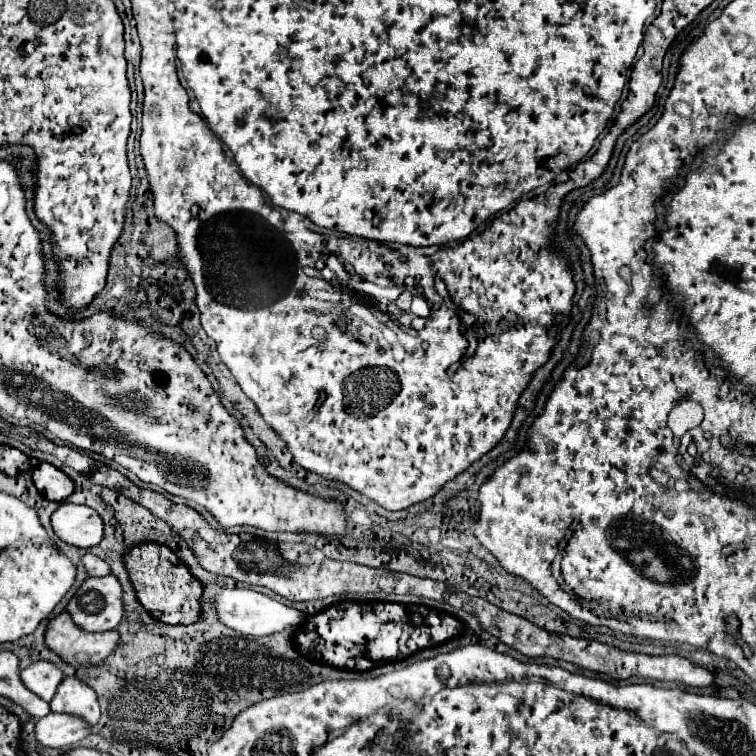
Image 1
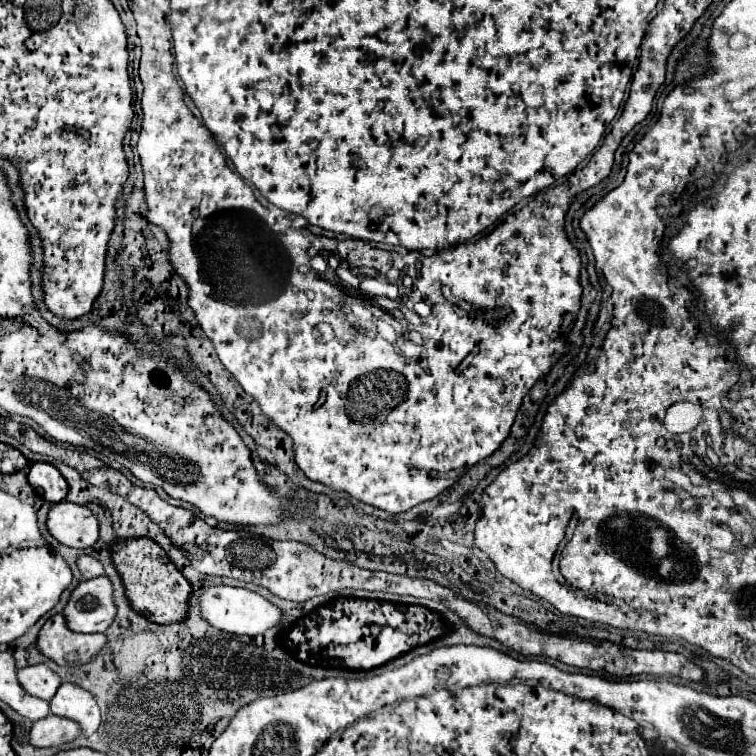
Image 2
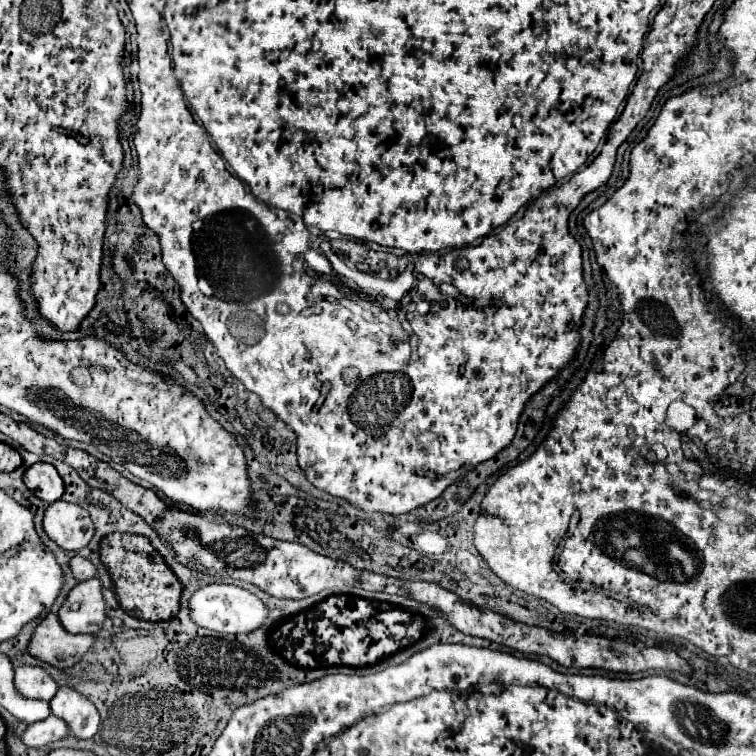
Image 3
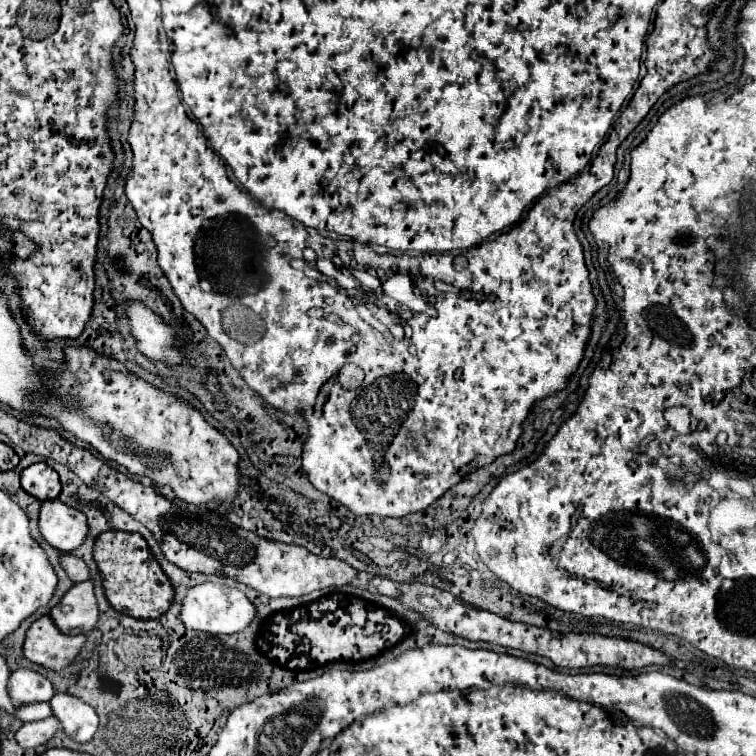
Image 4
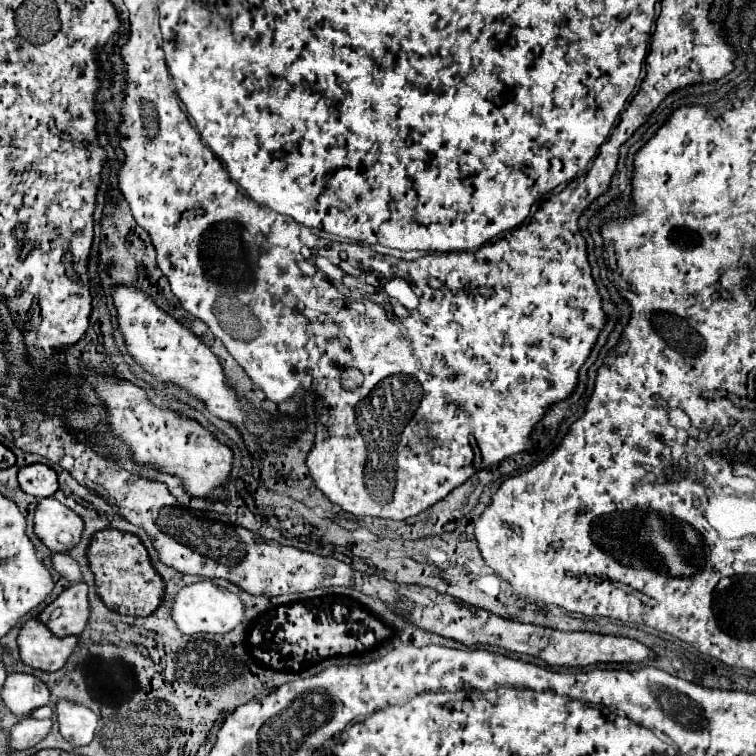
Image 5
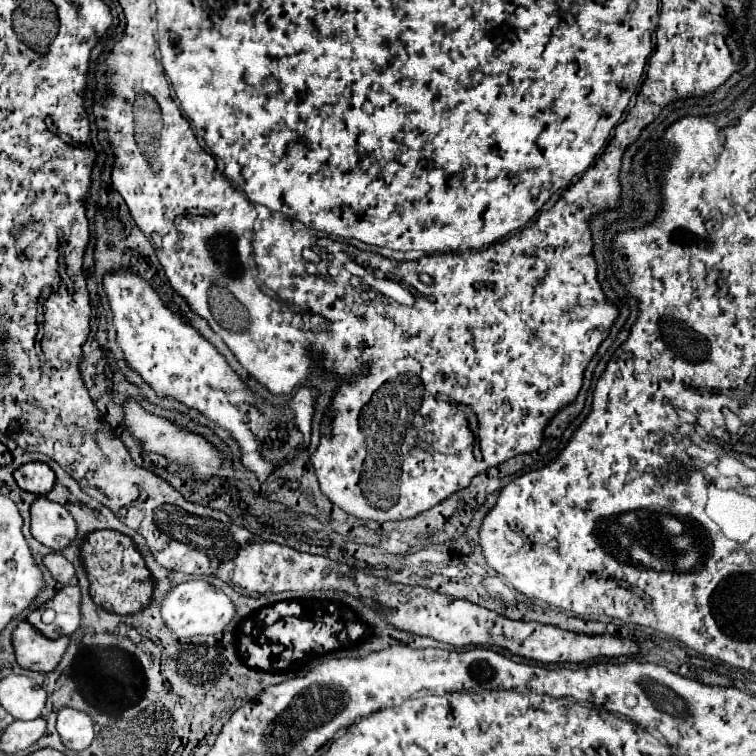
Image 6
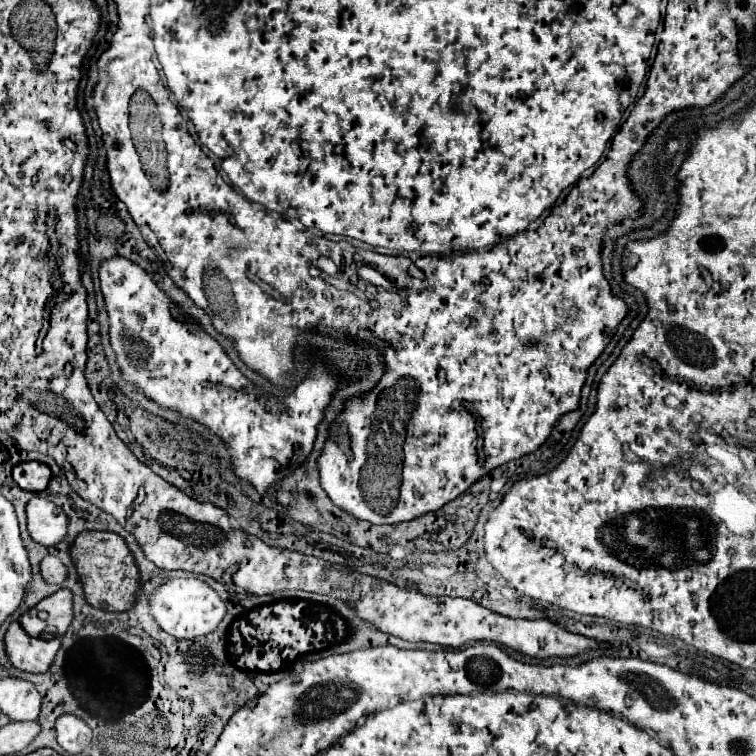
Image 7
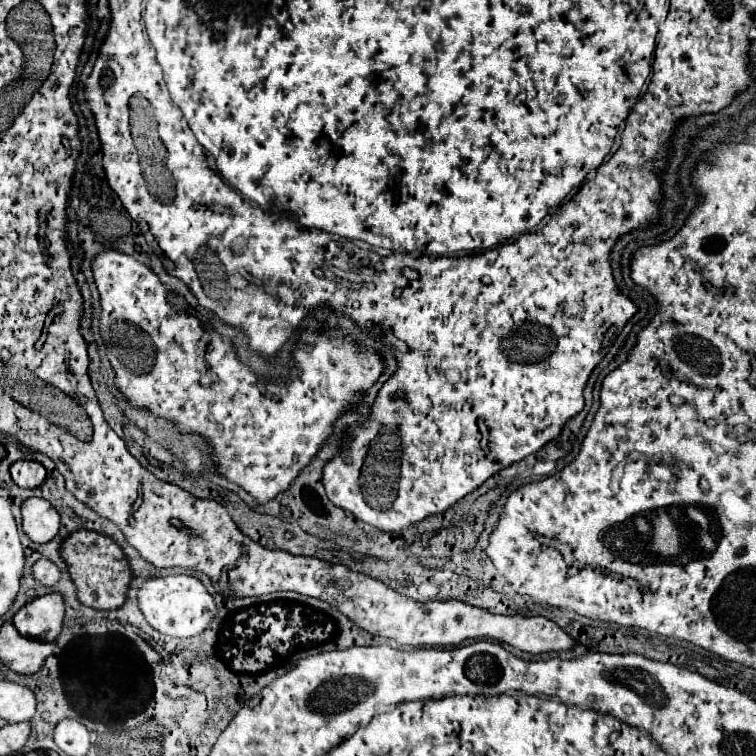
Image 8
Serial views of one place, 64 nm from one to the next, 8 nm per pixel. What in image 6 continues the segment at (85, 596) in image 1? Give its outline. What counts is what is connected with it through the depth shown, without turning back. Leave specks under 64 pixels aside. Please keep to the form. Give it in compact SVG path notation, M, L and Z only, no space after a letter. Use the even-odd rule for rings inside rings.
M64 586L56 592L52 600L48 600L44 606L36 608L28 614L28 622L36 626L46 638L60 638L60 636L72 636L80 626L80 588L78 586ZM46 608L56 610L56 620L52 624L42 622L42 612Z

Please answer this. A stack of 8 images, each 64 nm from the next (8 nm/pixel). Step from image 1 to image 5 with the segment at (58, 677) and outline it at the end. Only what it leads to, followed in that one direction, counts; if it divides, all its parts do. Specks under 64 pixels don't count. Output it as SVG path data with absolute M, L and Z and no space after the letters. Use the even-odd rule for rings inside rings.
M8 674L2 688L2 700L18 718L28 716L34 708L50 702L48 686L32 674Z

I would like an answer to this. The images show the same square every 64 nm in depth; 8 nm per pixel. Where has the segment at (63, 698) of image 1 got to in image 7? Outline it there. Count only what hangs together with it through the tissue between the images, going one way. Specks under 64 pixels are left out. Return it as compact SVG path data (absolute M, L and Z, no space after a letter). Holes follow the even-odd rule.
M62 714L56 720L56 736L58 744L70 754L84 752L92 742L90 726L80 716L74 714Z

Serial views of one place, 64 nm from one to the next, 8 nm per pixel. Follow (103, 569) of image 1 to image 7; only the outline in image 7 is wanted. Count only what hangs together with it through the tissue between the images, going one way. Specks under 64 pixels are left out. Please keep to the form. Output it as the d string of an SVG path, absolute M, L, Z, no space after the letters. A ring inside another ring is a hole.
M48 554L42 562L40 562L40 570L42 576L50 582L50 584L62 584L68 578L68 568L62 564L60 558Z

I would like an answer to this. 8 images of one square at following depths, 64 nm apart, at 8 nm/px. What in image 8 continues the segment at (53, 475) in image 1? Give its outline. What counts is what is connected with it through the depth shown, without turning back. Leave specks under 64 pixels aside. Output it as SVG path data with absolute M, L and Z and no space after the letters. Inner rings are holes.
M18 460L10 466L12 480L20 488L38 488L44 484L48 472L40 462L28 462L28 460Z

